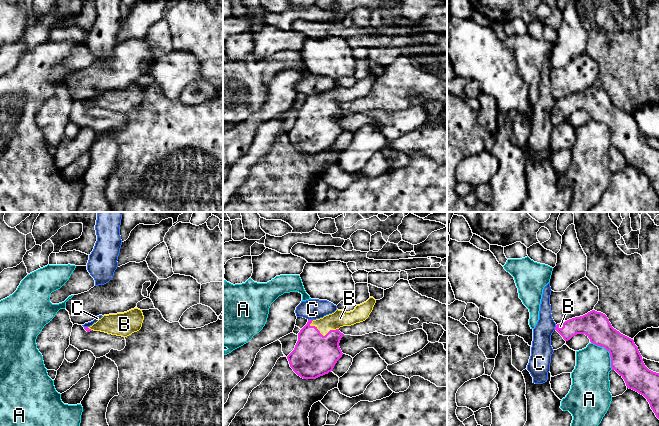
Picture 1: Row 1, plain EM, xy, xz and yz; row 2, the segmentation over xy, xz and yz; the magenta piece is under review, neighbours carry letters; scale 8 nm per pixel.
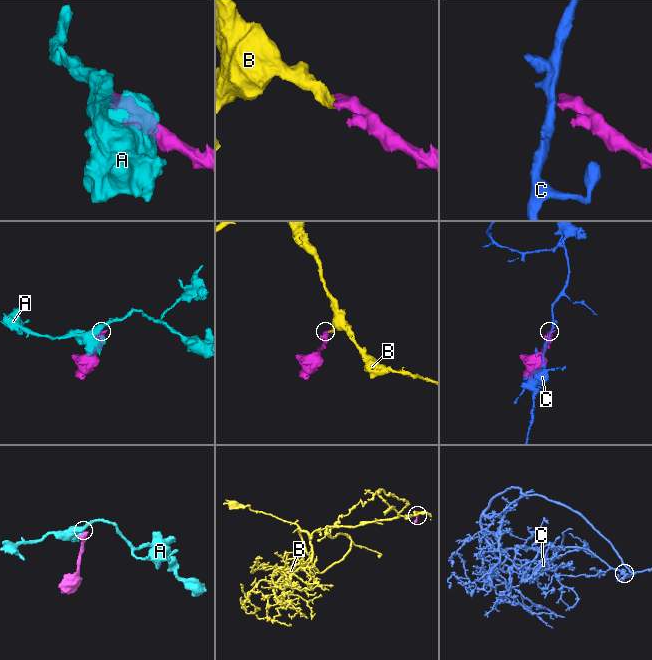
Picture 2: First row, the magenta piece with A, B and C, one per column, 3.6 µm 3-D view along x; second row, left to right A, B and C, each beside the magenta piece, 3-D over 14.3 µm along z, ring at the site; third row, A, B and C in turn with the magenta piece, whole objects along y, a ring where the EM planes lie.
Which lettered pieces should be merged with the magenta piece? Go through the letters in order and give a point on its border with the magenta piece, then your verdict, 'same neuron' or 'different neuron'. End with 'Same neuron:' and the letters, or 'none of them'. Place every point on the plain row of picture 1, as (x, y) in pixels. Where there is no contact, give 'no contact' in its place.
A: contact yz (609, 128); different neuron
B: contact xz (325, 111); same neuron
C: contact xz (310, 96); different neuron
Same neuron: B

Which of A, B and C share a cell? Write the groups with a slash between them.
A / B / C

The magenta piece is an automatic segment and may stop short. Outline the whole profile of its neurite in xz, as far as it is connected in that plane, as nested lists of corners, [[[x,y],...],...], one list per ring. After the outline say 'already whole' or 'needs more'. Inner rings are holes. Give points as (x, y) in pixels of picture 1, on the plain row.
[[[370,73],[353,87],[336,86],[316,96],[308,96],[298,109],[294,126],[287,132],[290,143],[303,155],[316,155],[331,148],[342,133],[340,103],[365,97],[376,76]]]; needs more

